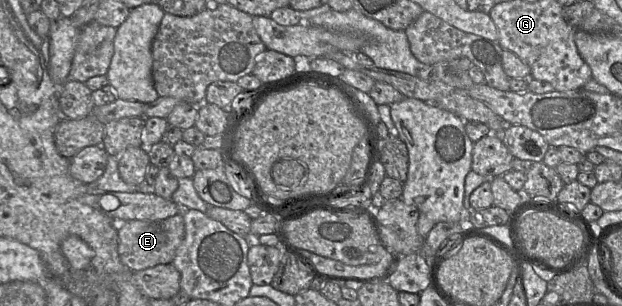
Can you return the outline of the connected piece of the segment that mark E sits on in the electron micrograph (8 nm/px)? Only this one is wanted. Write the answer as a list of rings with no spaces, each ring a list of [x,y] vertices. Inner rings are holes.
[[[182,213],[156,221],[117,221],[119,246],[122,263],[132,272],[138,272],[160,264],[170,264],[185,237],[185,222]]]

